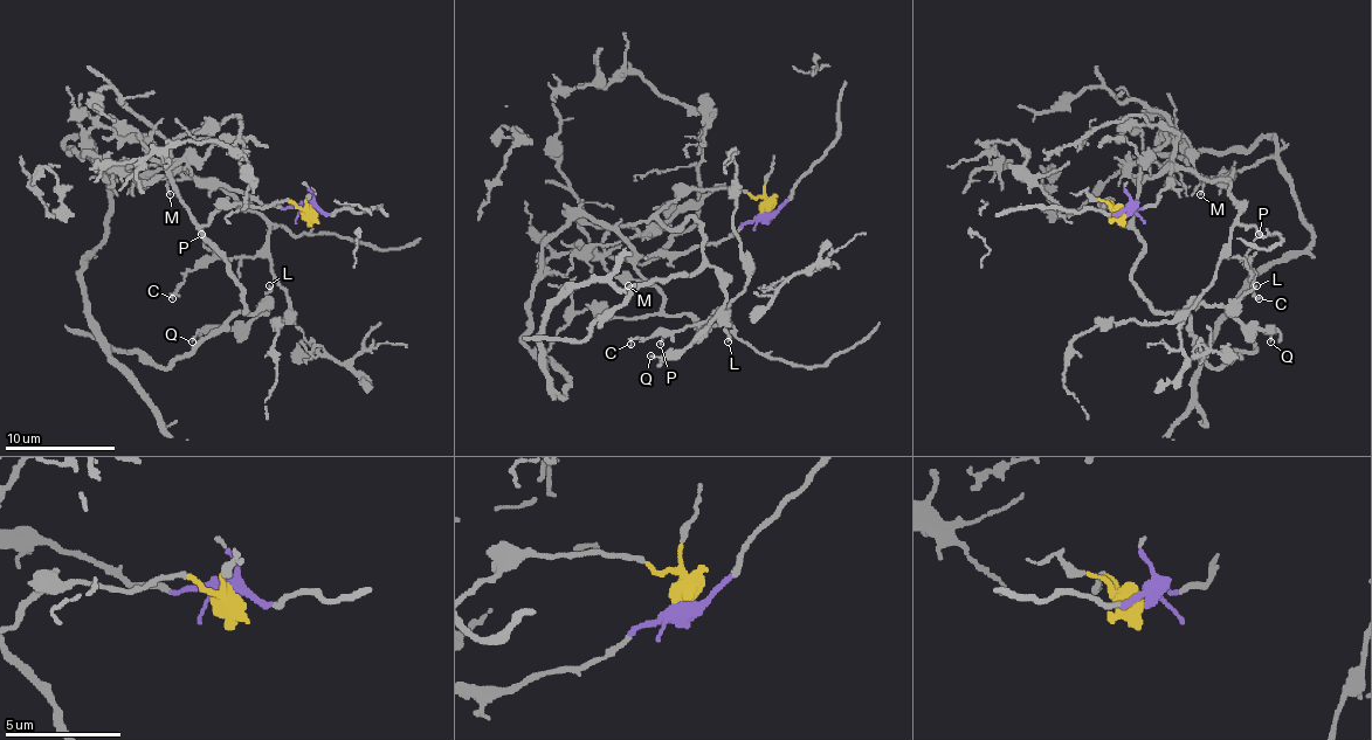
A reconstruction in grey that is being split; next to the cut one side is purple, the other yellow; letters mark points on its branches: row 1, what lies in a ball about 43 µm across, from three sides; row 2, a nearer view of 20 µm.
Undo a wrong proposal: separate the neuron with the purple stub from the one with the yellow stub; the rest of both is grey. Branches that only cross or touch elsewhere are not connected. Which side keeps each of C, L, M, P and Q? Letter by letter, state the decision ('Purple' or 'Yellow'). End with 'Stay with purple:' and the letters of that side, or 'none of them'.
C: Purple
L: Yellow
M: Purple
P: Purple
Q: Yellow
Stay with purple: C, M, P

